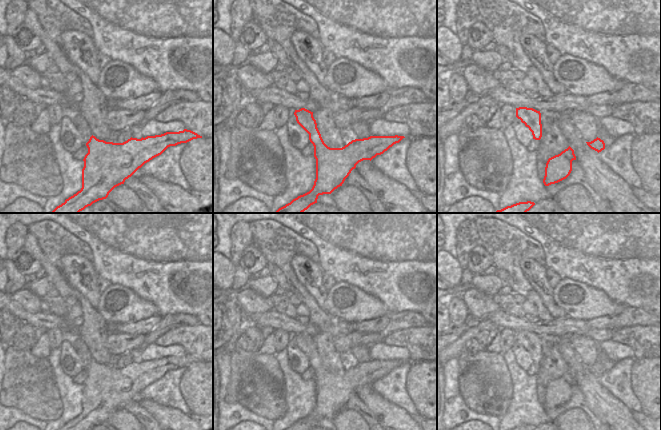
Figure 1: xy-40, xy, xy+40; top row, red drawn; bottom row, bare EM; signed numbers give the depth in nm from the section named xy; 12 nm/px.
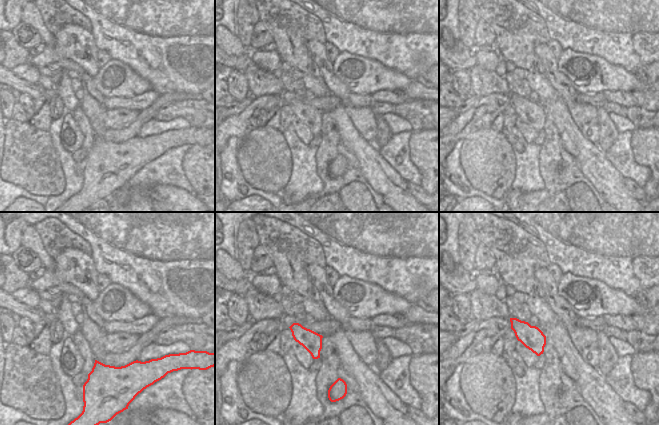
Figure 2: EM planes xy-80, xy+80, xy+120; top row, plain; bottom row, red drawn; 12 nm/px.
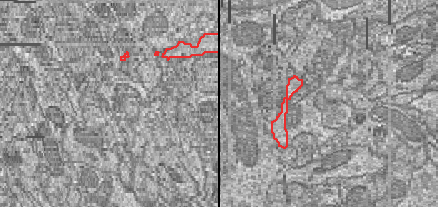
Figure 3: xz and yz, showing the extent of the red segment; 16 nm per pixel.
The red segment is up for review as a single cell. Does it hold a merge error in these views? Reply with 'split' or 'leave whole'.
leave whole

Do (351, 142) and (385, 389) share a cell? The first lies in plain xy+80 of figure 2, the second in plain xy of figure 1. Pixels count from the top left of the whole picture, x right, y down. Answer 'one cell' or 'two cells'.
two cells

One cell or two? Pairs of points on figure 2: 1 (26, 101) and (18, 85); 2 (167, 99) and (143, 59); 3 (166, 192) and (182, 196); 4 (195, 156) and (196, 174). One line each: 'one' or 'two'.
1: two
2: two
3: one
4: one

